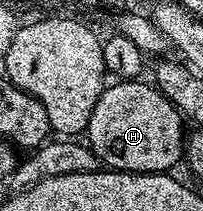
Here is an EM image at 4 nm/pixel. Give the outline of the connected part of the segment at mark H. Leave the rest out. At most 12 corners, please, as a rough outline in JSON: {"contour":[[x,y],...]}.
{"contour":[[117,80],[87,142],[110,170],[182,161],[183,115],[156,85]]}

